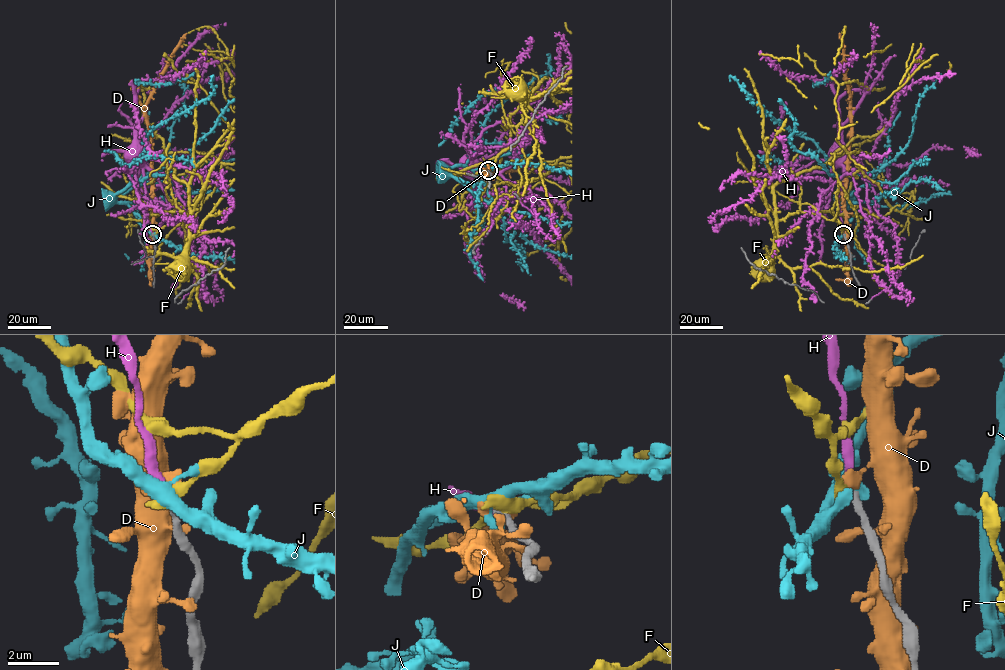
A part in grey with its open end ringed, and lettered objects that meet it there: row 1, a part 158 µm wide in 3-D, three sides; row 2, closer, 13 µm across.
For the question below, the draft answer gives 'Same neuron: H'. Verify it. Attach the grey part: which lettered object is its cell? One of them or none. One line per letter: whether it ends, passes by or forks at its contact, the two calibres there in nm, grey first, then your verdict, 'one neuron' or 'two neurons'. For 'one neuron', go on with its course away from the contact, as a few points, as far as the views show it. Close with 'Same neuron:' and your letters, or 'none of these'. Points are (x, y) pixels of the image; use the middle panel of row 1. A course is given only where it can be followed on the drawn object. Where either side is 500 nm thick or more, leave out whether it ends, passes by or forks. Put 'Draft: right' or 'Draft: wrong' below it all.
D: it passes by; 320 nm thick on the grey side, 360 nm on the other; two neurons
F: 340 nm thick on the grey side, 600 nm on the other; two neurons
H: it ends there; 280 nm thick on the grey side, 300 nm on the other; one neuron
J: 320 nm thick on the grey side, 500 nm on the other; two neurons
Same neuron: H
Draft: right

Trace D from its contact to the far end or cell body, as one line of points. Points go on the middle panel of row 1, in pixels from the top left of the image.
D: (488, 170), (481, 178), (523, 166)

